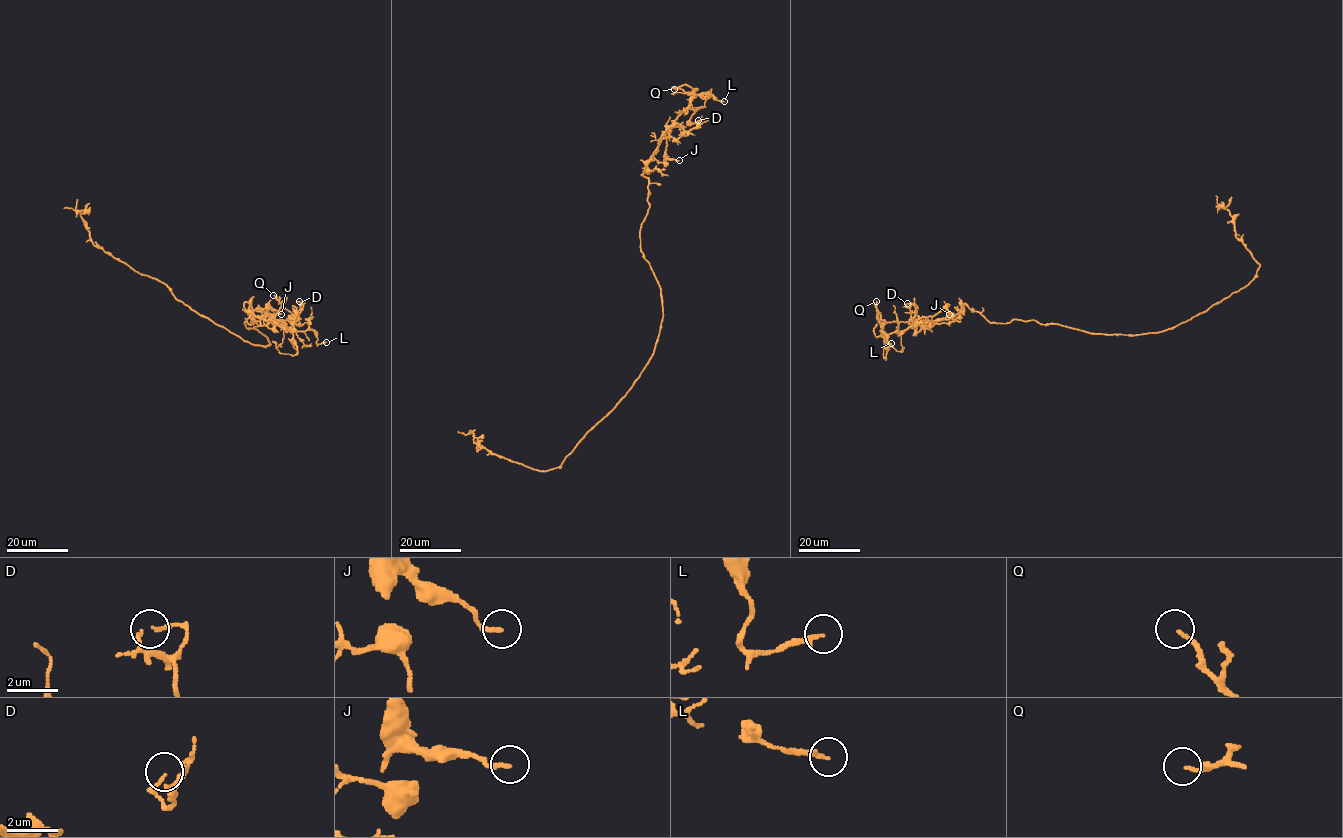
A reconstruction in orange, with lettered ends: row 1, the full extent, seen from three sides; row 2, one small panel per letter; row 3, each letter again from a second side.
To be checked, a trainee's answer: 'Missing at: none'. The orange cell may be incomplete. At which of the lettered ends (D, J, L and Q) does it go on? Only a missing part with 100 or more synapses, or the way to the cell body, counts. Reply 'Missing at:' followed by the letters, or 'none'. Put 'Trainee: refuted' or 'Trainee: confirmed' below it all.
Missing at: none
Trainee: confirmed

